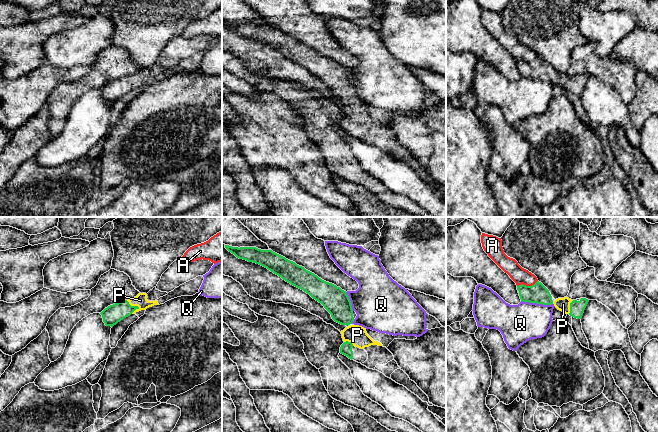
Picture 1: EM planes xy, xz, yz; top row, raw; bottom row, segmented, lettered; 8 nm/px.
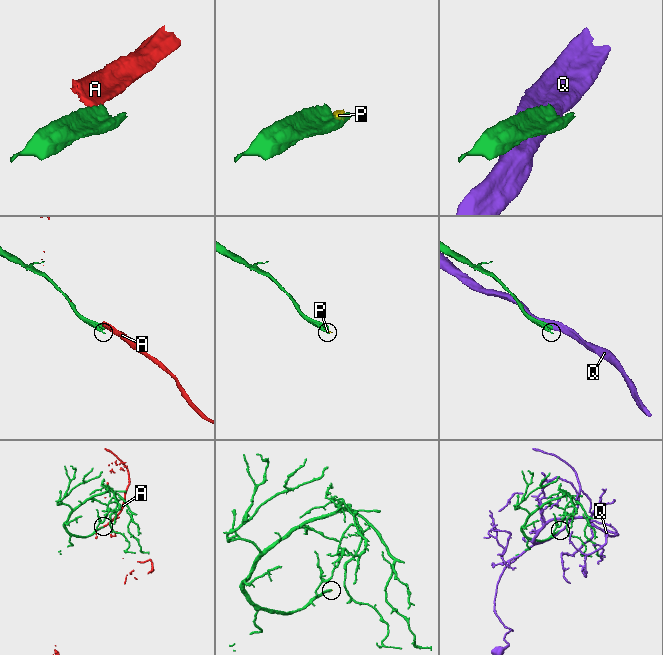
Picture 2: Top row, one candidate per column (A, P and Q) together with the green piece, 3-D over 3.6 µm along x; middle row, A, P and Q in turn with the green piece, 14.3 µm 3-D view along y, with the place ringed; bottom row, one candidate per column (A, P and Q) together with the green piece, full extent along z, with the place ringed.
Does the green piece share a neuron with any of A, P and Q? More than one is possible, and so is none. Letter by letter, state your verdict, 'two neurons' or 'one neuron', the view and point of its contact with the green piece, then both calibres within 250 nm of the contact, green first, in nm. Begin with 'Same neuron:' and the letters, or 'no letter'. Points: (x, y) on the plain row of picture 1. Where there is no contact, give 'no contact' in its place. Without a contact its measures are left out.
Same neuron: P
A: two neurons; meets green in yz at (527, 62); 160 nm thick on the green side, 140 nm on the other
P: one neuron; meets green in xy at (133, 82); 150 nm thick on the green side, 100 nm on the other
Q: two neurons; meets green in yz at (537, 79); 160 nm thick on the green side, 300 nm on the other

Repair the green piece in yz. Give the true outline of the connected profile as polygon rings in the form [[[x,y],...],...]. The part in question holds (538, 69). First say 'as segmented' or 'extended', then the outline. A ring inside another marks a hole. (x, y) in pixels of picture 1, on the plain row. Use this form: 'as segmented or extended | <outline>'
as segmented | [[[539,57],[532,62],[519,61],[517,62],[521,77],[537,79],[543,81],[553,80],[552,72],[549,66]]]

